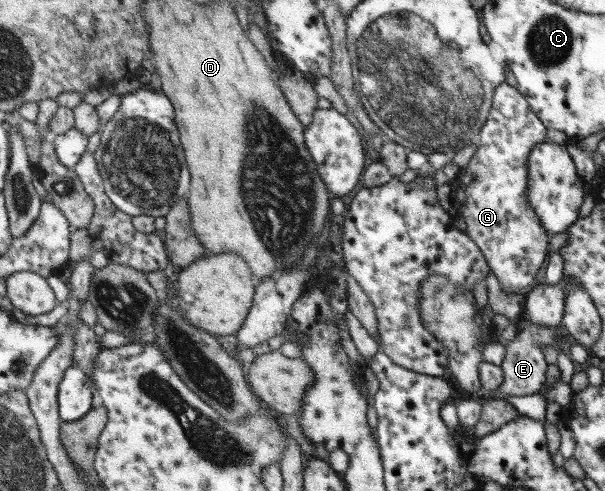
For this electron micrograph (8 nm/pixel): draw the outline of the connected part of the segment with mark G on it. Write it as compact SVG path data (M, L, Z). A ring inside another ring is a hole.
M503 81L493 88L488 117L475 141L476 149L459 177L461 200L455 202L454 209L463 217L464 230L485 257L498 283L519 290L534 281L549 249L549 235L527 202L527 160L535 145L546 142L546 128L517 88Z

